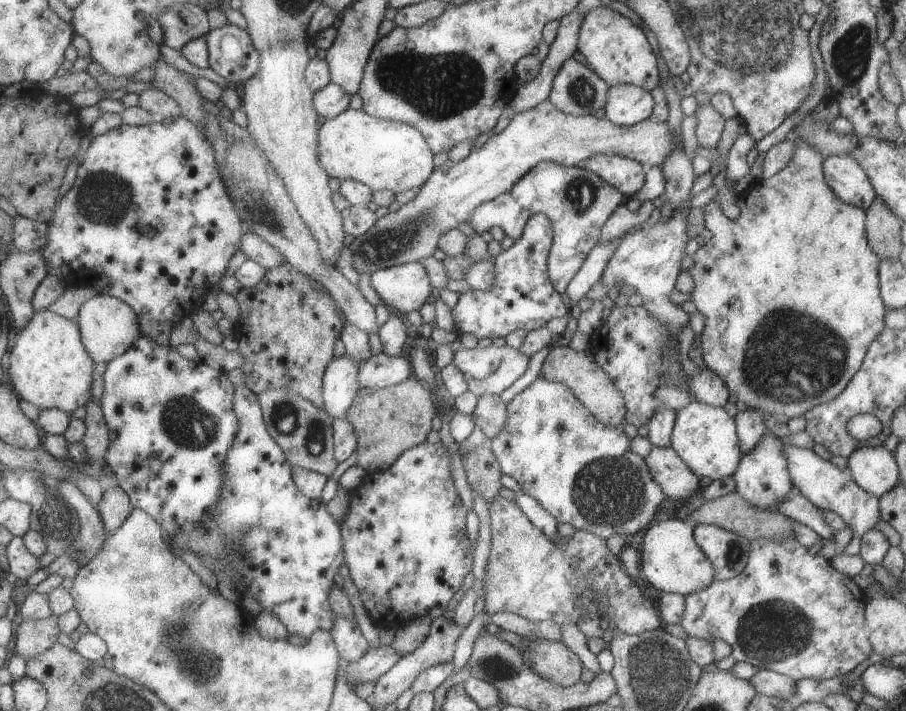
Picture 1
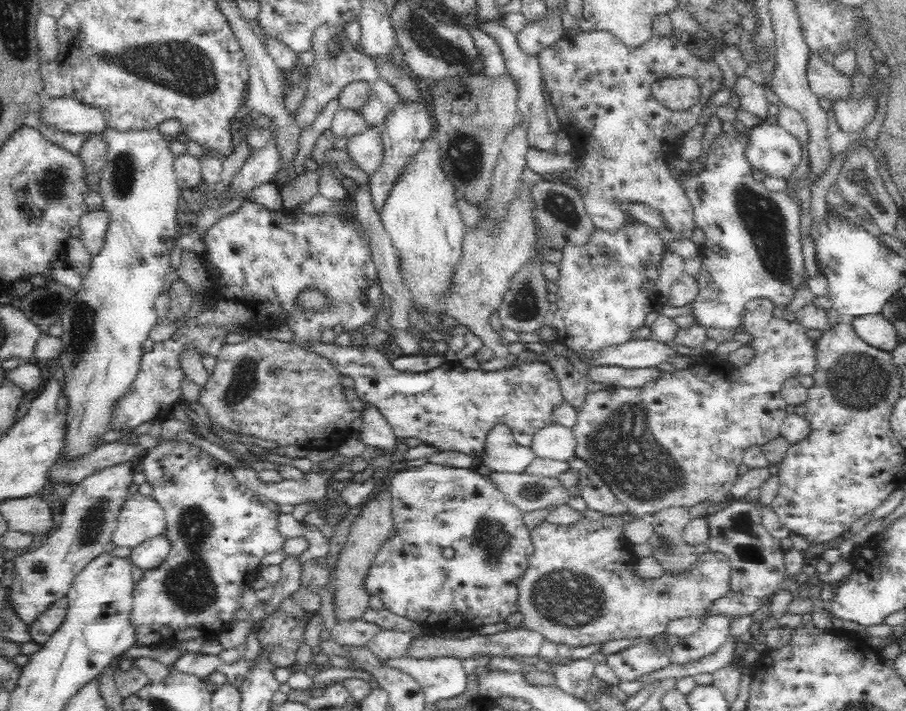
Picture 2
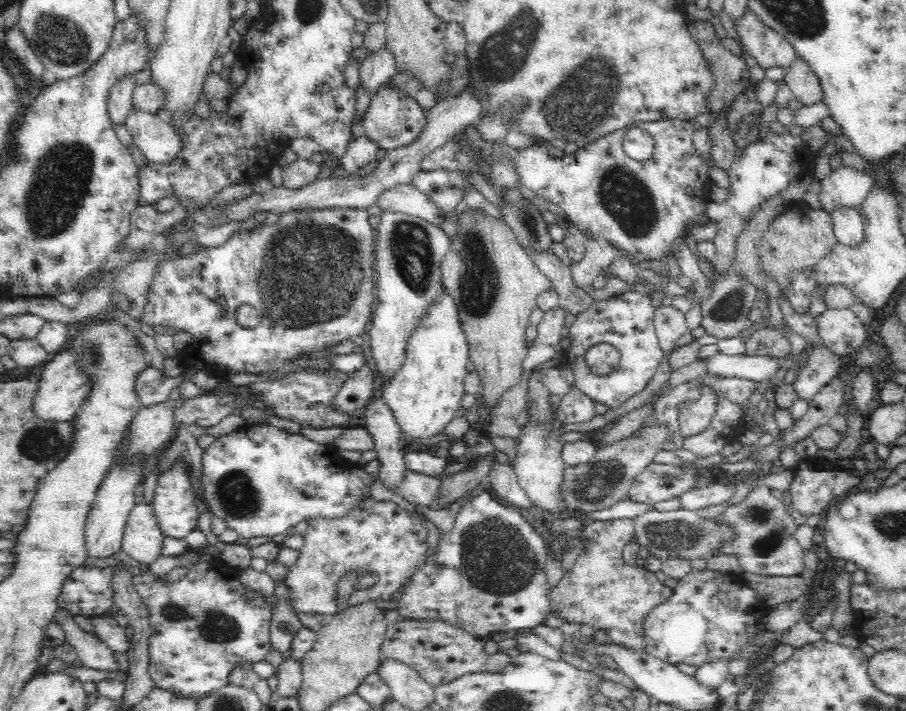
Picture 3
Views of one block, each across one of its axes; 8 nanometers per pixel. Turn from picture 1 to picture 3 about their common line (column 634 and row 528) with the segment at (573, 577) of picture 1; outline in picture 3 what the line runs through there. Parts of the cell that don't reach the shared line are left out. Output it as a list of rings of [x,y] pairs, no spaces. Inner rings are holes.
[[[616,518],[609,521],[594,521],[592,524],[583,523],[584,528],[578,534],[578,538],[590,540],[588,548],[576,559],[576,564],[572,567],[572,572],[560,580],[560,584],[549,592],[550,606],[552,612],[558,612],[564,620],[568,622],[578,622],[578,624],[592,624],[594,628],[602,628],[610,636],[610,640],[615,645],[623,645],[626,649],[645,650],[645,638],[642,632],[642,624],[645,614],[649,613],[654,606],[661,605],[666,598],[670,598],[673,590],[660,583],[654,573],[646,571],[645,567],[638,565],[624,564],[622,553],[635,534],[635,519]]]

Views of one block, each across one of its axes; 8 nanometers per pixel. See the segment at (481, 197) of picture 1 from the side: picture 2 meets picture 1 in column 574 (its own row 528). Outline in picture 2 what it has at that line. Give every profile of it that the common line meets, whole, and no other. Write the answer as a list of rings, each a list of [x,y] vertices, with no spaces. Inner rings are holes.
[[[128,493],[120,507],[111,540],[116,547],[132,549],[149,538],[165,535],[166,528],[163,508],[154,497]]]

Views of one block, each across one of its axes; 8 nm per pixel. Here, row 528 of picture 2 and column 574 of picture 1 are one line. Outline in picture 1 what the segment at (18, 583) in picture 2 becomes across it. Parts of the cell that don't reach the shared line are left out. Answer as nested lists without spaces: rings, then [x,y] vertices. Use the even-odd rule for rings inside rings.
[[[568,58],[560,68],[549,100],[567,114],[593,115],[605,106],[609,84],[589,66]]]

